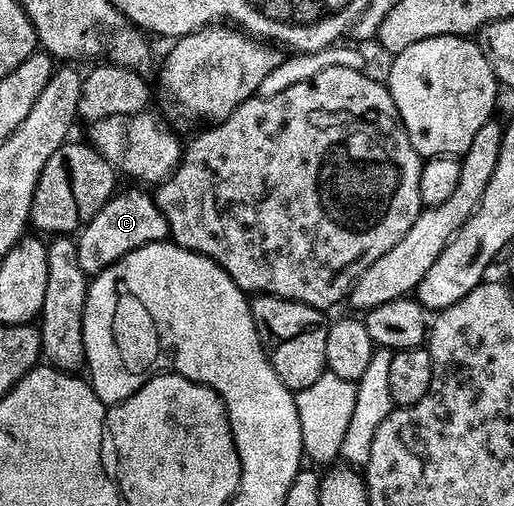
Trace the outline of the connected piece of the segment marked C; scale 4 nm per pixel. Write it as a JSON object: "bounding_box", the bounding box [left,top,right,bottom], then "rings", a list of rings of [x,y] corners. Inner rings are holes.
{"bounding_box":[76,189,169,276],"rings":[[[122,189],[114,193],[76,235],[79,268],[83,268],[85,274],[92,276],[103,272],[111,264],[127,256],[127,252],[135,252],[135,248],[143,248],[152,242],[164,242],[169,238],[169,225],[163,212],[159,212],[156,197],[150,191],[149,194],[145,191],[148,189],[137,189],[141,190]]]}

